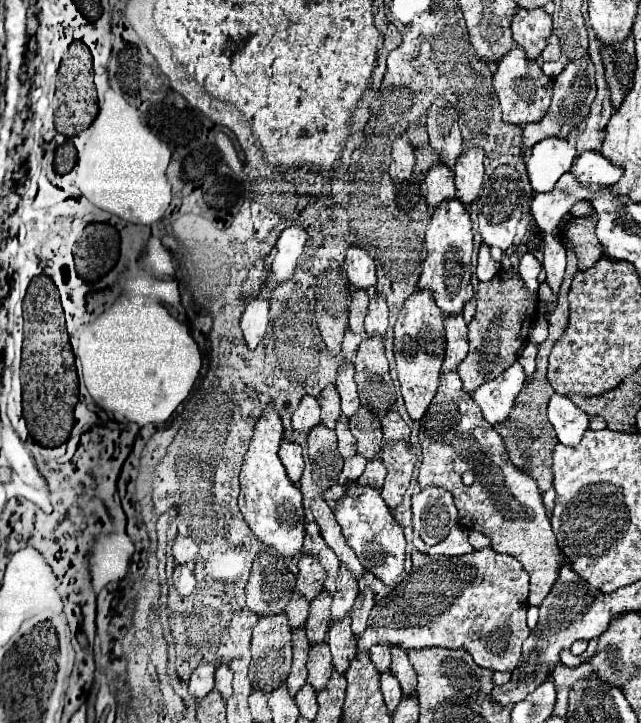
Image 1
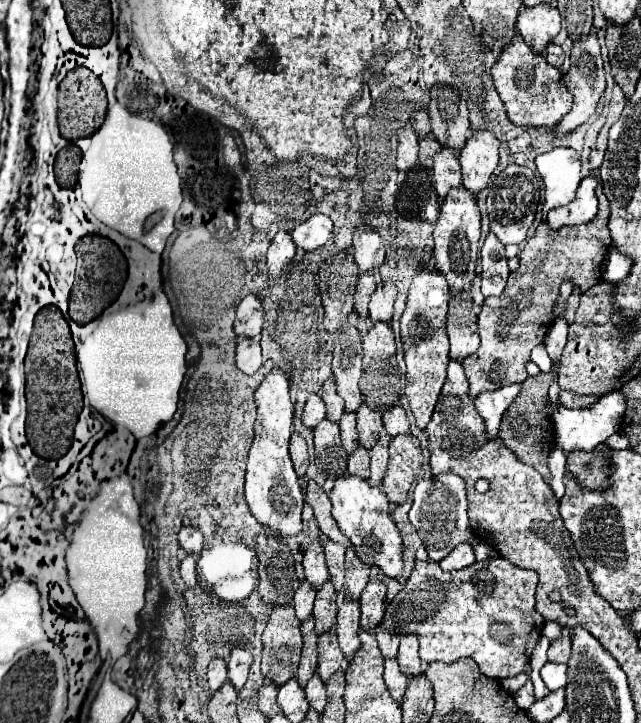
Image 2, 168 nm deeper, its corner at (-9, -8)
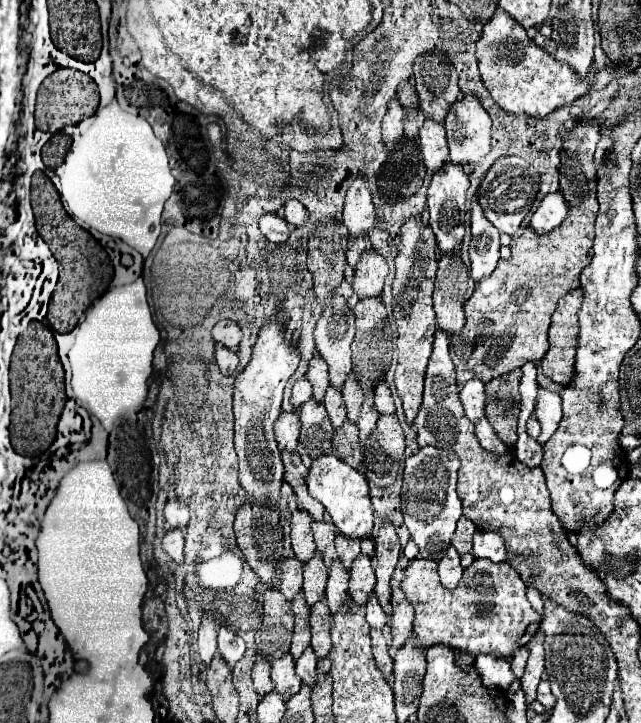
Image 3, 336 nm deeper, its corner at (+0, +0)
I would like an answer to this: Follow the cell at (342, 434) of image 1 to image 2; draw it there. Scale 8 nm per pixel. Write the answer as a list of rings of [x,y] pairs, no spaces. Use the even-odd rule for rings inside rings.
[[[346,412],[340,420],[340,436],[342,436],[342,446],[348,454],[352,454],[360,444],[358,444],[358,432],[356,432],[356,416]]]

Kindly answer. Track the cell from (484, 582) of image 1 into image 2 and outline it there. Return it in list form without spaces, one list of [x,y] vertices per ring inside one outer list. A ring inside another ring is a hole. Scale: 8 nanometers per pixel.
[[[490,558],[486,562],[474,562],[464,570],[444,572],[436,562],[416,560],[414,572],[410,574],[406,586],[396,594],[396,598],[386,606],[382,628],[388,632],[416,632],[420,642],[422,662],[456,662],[460,658],[472,658],[480,672],[488,678],[510,678],[526,670],[530,662],[532,648],[542,636],[544,620],[534,610],[534,590],[538,586],[538,576],[532,570],[522,570],[504,558]]]

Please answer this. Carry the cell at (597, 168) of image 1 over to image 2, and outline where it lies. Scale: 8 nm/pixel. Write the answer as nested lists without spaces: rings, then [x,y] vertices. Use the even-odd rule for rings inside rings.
[[[592,174],[582,178],[576,198],[566,206],[550,210],[546,224],[552,230],[558,230],[562,226],[576,226],[576,224],[590,222],[592,216],[596,216],[596,212],[598,212],[598,198],[596,198],[598,184],[600,184],[600,180]]]

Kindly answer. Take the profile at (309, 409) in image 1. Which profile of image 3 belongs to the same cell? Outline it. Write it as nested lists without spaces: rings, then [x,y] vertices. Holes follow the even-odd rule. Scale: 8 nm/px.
[[[305,380],[305,386],[293,386],[293,392],[291,392],[291,404],[295,408],[299,408],[305,400],[311,398],[311,384],[309,380]]]

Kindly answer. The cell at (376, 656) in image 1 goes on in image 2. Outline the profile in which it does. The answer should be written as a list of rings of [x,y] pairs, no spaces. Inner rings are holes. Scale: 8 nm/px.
[[[380,626],[376,628],[376,638],[378,638],[378,644],[380,644],[380,652],[384,658],[396,658],[396,652],[398,652],[398,636],[382,630]]]

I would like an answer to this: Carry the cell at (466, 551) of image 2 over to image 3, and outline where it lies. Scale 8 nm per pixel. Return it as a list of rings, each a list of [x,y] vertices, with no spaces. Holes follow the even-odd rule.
[[[449,546],[447,554],[443,556],[443,560],[439,562],[439,576],[441,576],[441,584],[445,588],[457,588],[459,580],[463,574],[463,566],[459,564],[459,552]]]

